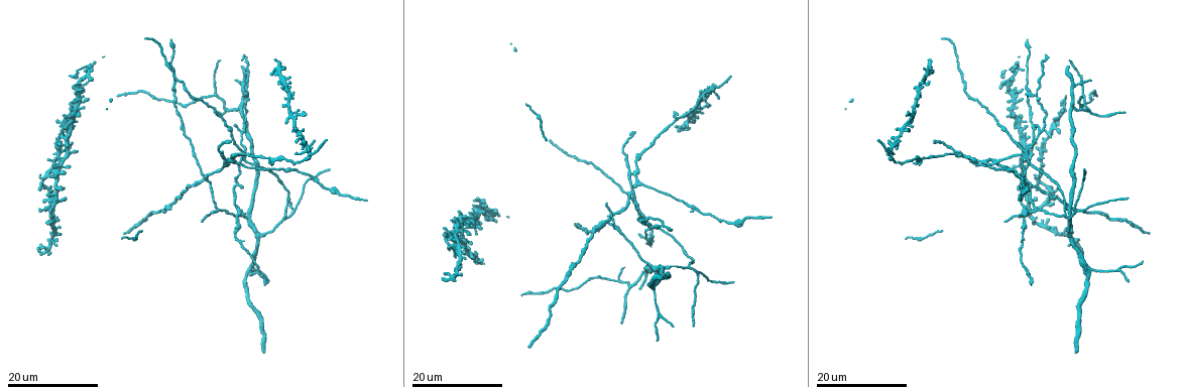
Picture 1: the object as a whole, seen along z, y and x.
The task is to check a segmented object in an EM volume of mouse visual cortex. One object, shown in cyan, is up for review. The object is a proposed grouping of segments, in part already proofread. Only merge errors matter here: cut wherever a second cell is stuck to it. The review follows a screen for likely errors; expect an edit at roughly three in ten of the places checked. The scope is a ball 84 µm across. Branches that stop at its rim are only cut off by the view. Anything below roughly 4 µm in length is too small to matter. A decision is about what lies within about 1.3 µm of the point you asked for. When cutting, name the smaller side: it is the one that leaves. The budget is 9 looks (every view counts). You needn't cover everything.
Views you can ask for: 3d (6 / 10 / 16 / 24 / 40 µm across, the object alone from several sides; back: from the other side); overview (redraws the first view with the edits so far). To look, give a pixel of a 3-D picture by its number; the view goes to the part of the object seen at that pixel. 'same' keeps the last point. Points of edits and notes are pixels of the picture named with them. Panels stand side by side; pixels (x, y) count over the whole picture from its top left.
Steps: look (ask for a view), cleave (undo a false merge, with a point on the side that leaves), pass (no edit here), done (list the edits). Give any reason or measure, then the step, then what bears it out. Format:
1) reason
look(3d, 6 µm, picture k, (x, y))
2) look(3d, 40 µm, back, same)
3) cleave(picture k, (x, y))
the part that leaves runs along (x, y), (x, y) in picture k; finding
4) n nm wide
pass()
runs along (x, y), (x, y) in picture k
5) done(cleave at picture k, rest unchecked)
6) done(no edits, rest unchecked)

three arms meet
look(3d, 24 µm, picture 1, (224, 109))

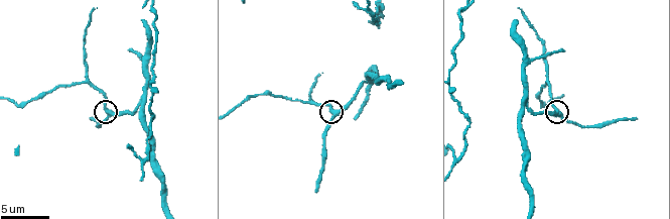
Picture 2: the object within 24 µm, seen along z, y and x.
look(3d, 6 µm, picture 2, (109, 113))

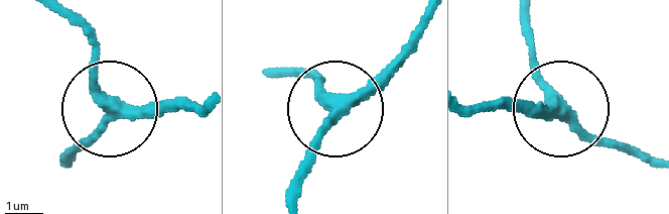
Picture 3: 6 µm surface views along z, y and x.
side arm 10 µm; 3 arms
pass()
one cell here

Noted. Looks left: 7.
arms part here
look(3d, 6 µm, picture 2, (88, 78))

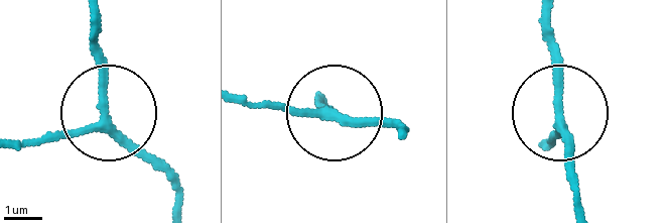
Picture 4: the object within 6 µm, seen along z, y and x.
side arm 9 µm
pass()
runs along (579, 201), (550, 17) in picture 4; all the same cell

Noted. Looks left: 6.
a fork
look(3d, 6 µm, picture 2, (138, 105))

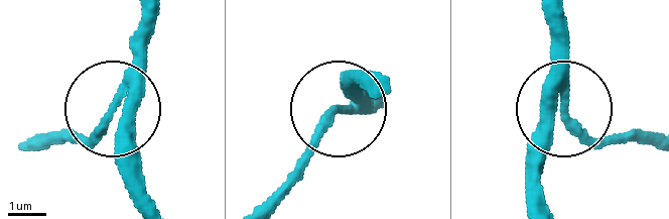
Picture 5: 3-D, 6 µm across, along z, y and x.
pass()
runs along (153, 204), (114, 107), (137, 23) in picture 5; one cell here

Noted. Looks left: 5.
three arms meet
look(3d, 16 µm, picture 1, (621, 232))

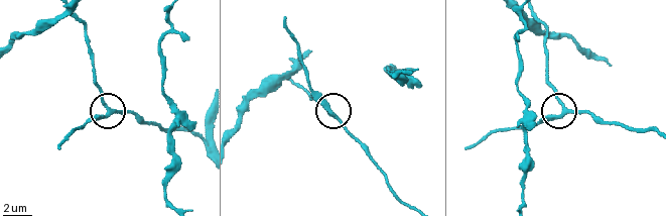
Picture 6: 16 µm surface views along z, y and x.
look(3d, 6 µm, picture 6, (332, 113))

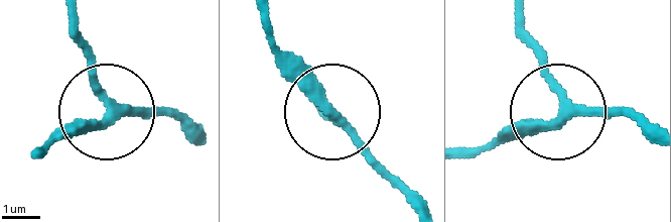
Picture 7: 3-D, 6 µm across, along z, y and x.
pass()
runs along (649, 131), (621, 111), (572, 111), (499, 137) in picture 7; all the same cell

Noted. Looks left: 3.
two arms in line, one across
look(3d, 24 µm, picture 1, (1023, 155))

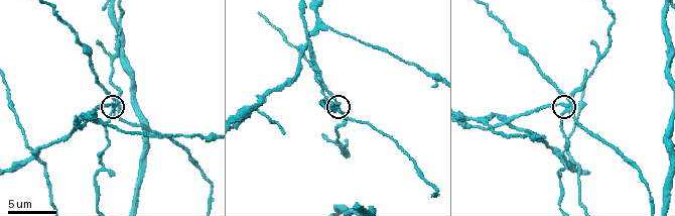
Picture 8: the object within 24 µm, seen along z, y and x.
look(3d, 10 µm, picture 8, (564, 109))

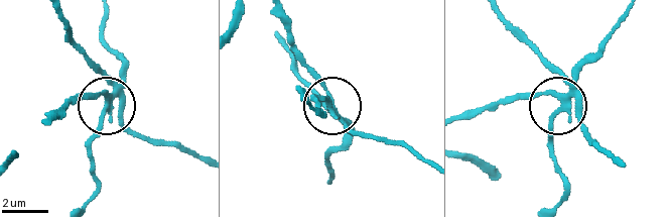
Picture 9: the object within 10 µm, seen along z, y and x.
cleave(picture 9, (119, 59))
the part that leaves runs along (115, 91), (92, 146), (98, 182), (92, 199) in picture 9; a second cell is stuck on

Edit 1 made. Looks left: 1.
done(cleave at picture 9, rest unchecked)

